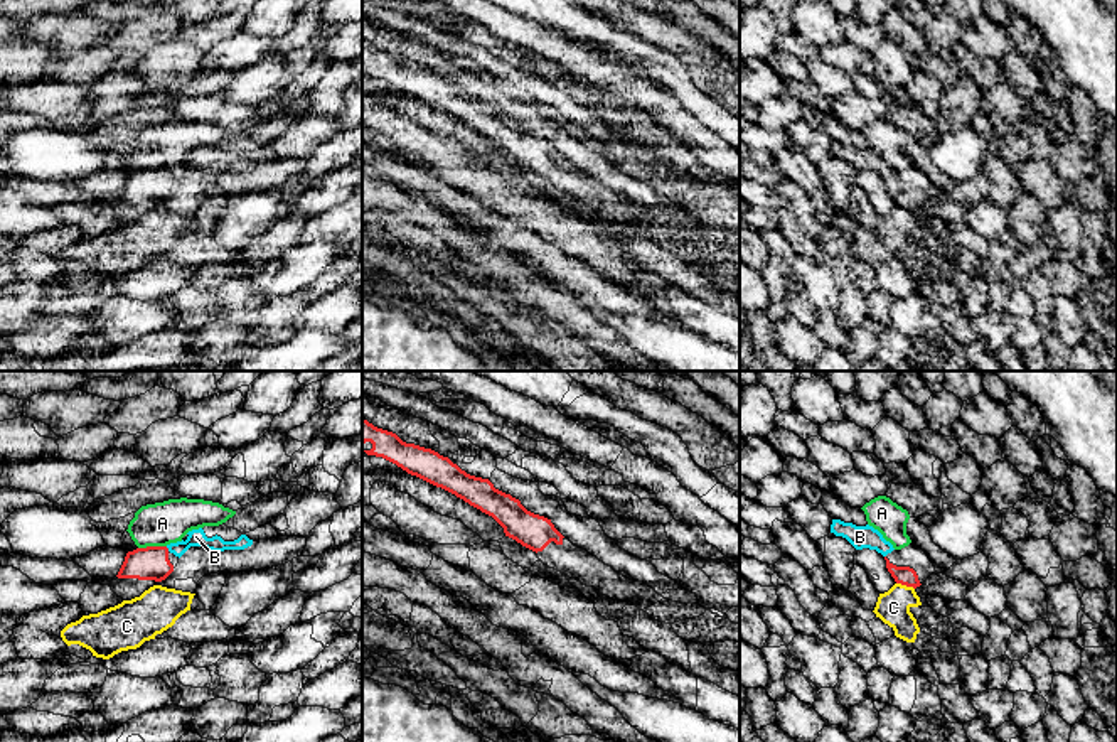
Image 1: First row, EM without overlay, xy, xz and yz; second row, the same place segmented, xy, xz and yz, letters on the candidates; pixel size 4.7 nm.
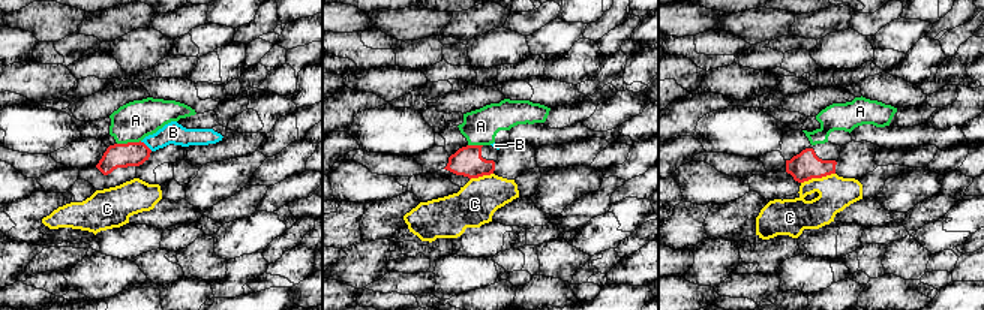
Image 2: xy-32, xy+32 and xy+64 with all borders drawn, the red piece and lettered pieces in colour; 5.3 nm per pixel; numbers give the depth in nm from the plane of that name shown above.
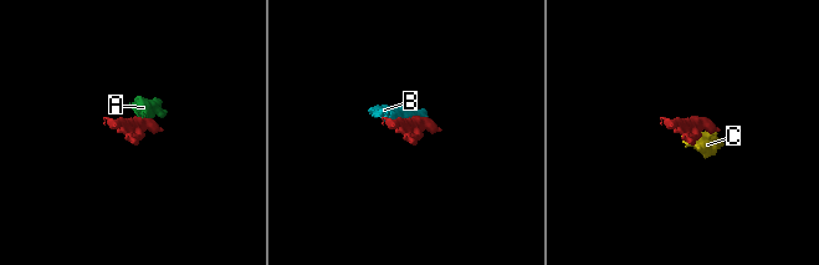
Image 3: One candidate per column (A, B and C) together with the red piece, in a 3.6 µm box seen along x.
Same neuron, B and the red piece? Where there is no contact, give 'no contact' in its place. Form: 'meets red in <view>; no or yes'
meets red in xy; no

